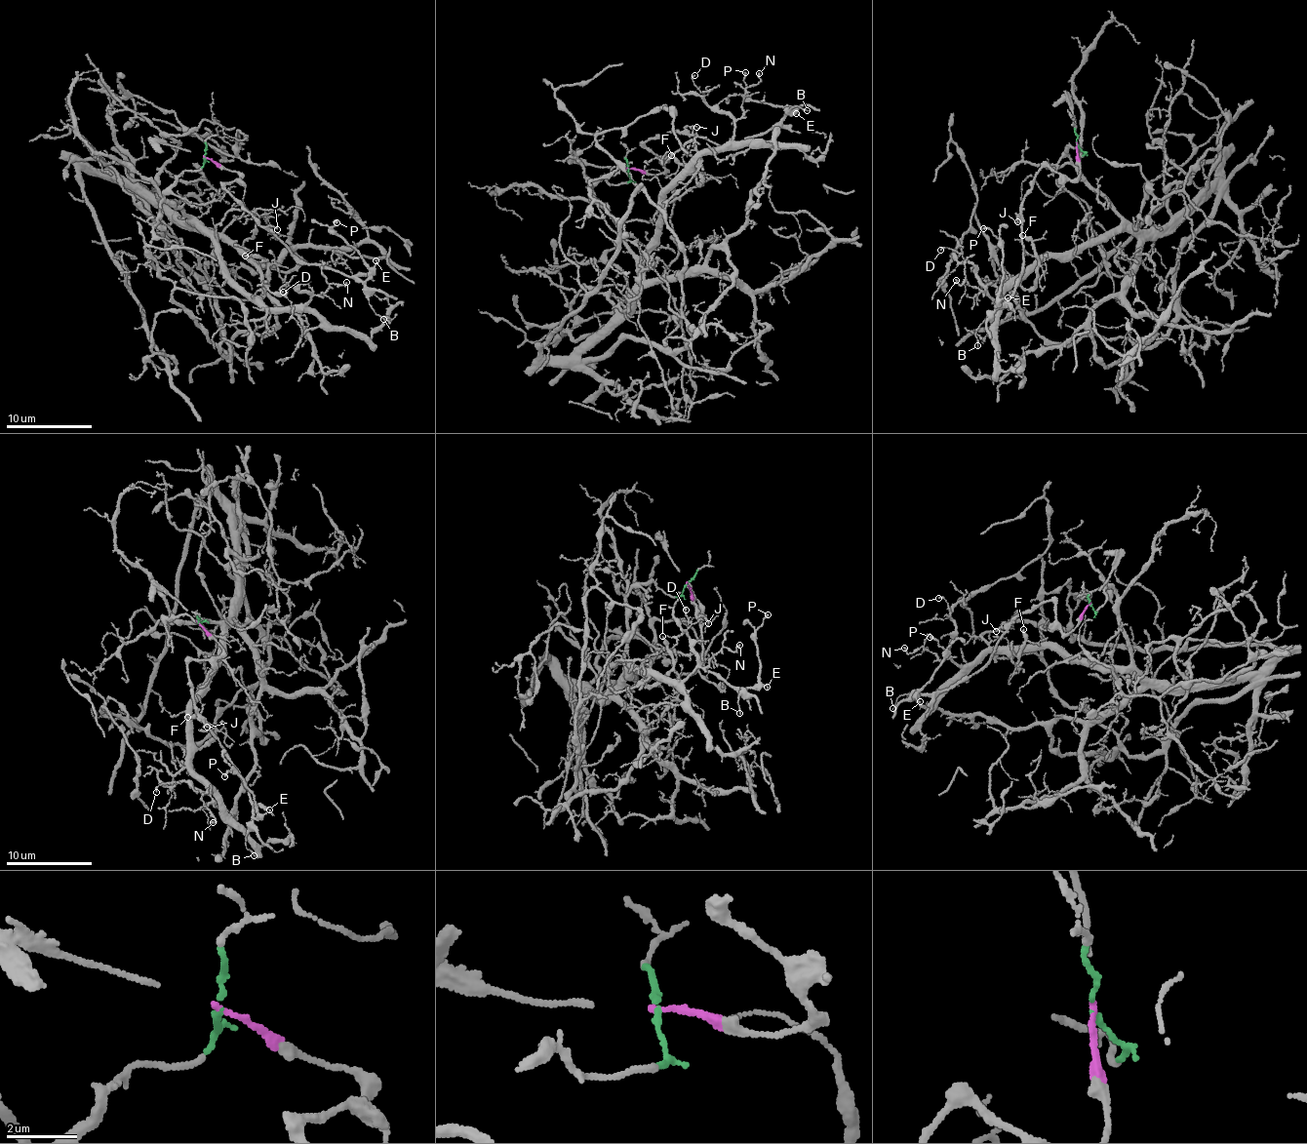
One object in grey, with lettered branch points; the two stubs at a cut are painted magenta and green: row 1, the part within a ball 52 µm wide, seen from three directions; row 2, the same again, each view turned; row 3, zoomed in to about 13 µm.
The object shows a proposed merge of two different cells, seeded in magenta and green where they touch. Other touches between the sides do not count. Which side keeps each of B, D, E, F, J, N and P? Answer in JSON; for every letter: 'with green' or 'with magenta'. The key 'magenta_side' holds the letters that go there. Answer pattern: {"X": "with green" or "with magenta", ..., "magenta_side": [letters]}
{"B": "with magenta", "D": "with green", "E": "with magenta", "F": "with green", "J": "with magenta", "N": "with green", "P": "with magenta", "magenta_side": ["B", "E", "J", "P"]}

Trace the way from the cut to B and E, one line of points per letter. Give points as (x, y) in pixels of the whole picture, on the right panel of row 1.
B: (1077, 143), (1081, 168), (1076, 179), (1041, 167), (1021, 204), (1024, 264), (1013, 295), (975, 333), (977, 346)
E: (1077, 143), (1076, 179), (1041, 167), (1021, 204), (1022, 267), (1013, 295), (997, 307), (997, 300), (1009, 296)

